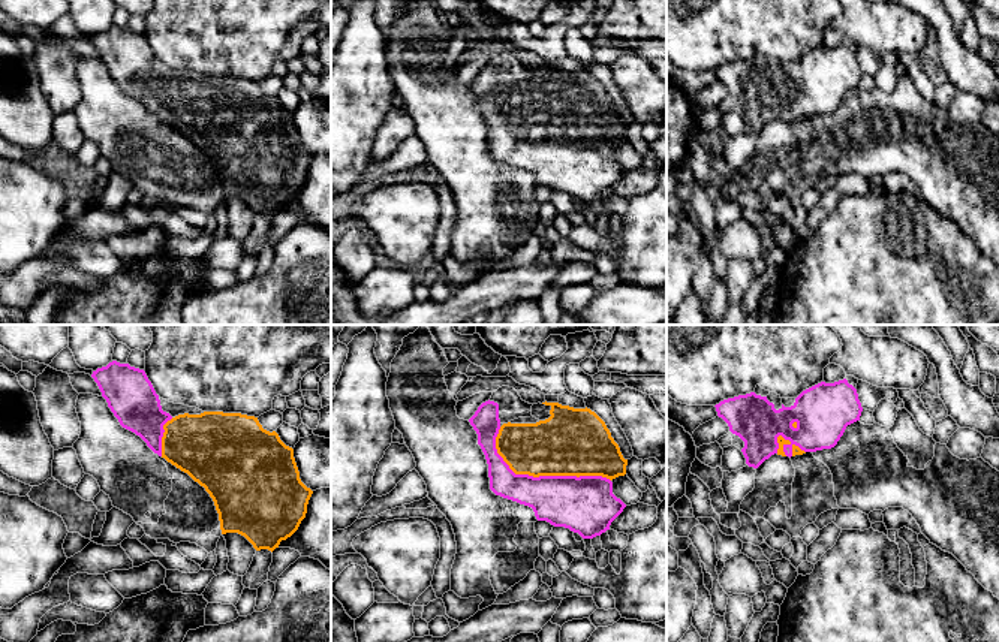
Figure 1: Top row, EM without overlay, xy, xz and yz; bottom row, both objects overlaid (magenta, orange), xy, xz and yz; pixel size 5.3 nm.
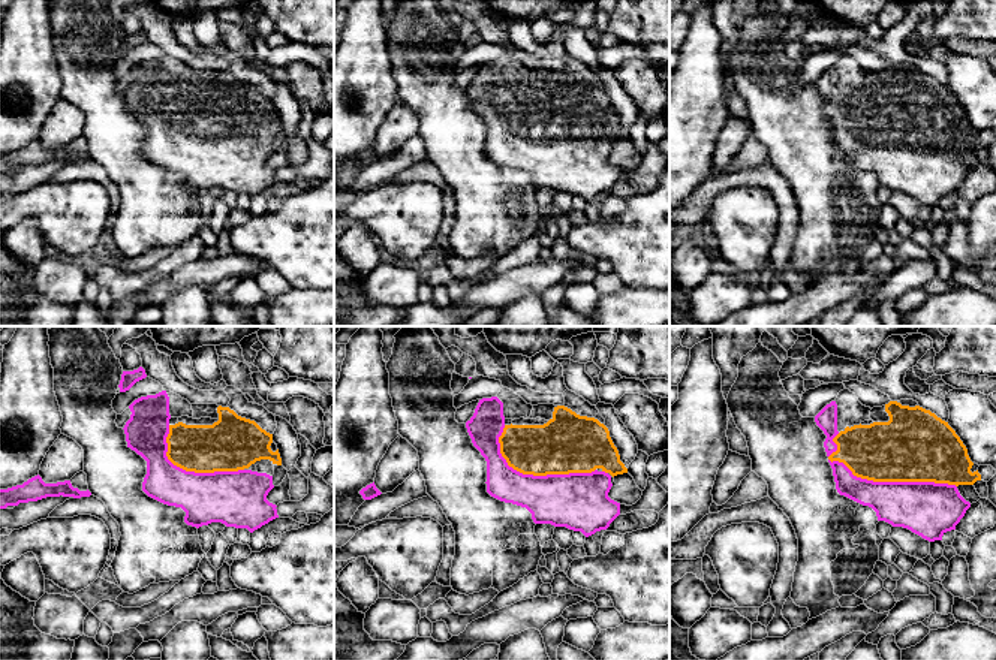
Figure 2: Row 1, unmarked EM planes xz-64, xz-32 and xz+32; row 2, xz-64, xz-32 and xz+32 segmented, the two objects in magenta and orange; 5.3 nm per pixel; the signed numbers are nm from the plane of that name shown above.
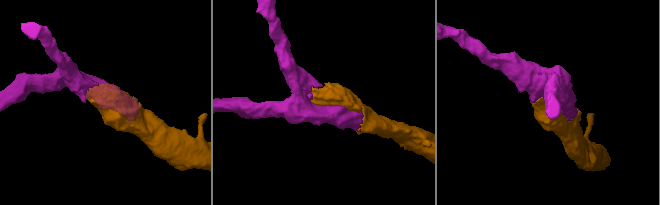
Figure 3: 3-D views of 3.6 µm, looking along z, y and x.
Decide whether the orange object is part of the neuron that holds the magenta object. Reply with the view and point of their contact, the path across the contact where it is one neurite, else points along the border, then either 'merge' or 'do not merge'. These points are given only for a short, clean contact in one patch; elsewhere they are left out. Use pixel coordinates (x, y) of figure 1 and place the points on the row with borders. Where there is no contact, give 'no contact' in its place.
meets magenta in xz at (541, 476); merge

